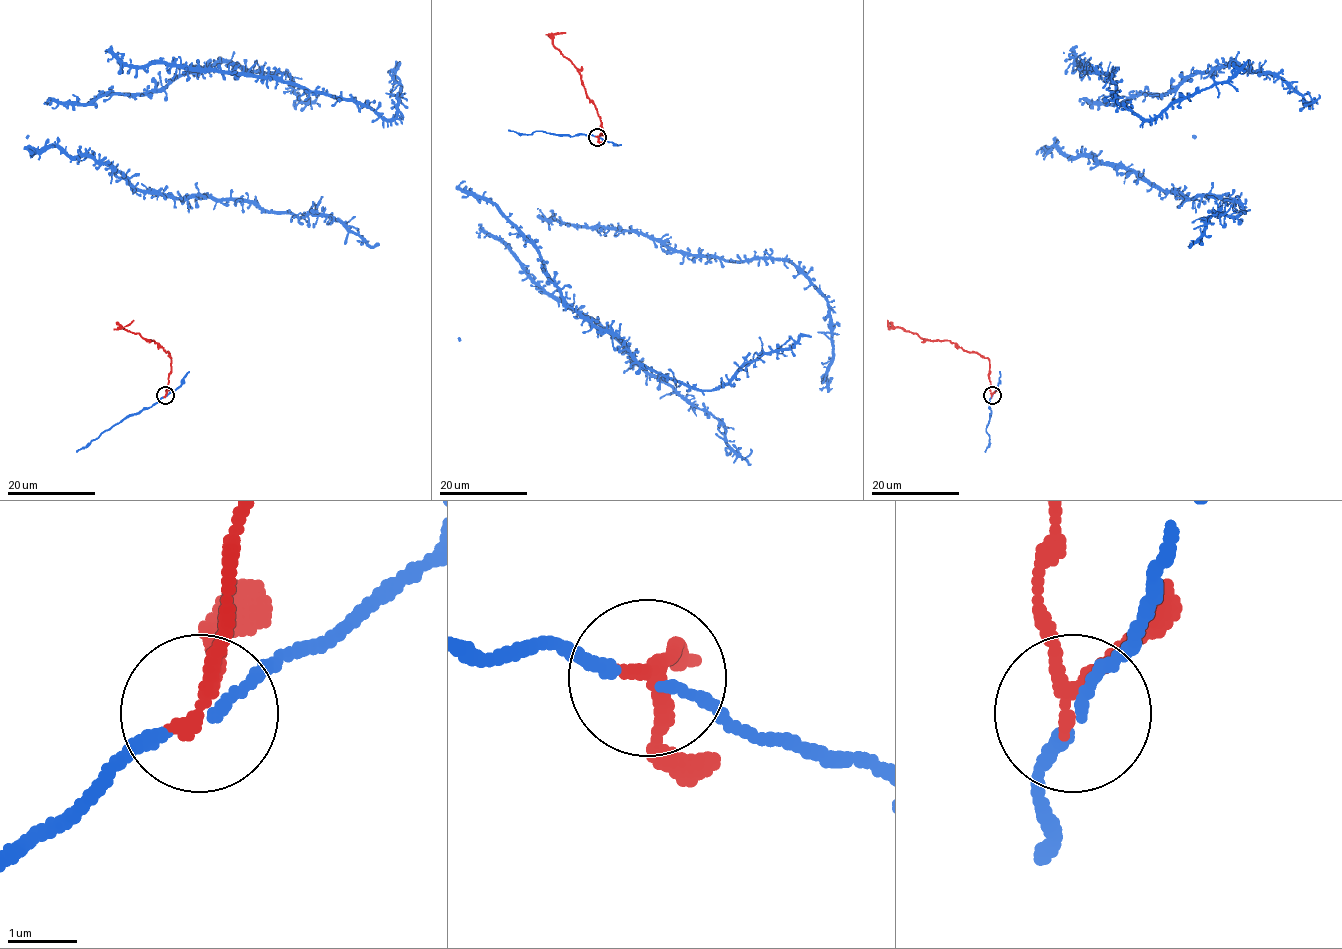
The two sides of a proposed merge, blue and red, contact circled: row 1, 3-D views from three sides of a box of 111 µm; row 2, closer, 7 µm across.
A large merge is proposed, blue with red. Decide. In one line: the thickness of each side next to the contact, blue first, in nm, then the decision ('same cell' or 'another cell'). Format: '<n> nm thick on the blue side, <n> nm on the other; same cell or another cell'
110 nm thick on the blue side, 190 nm on the other; another cell

